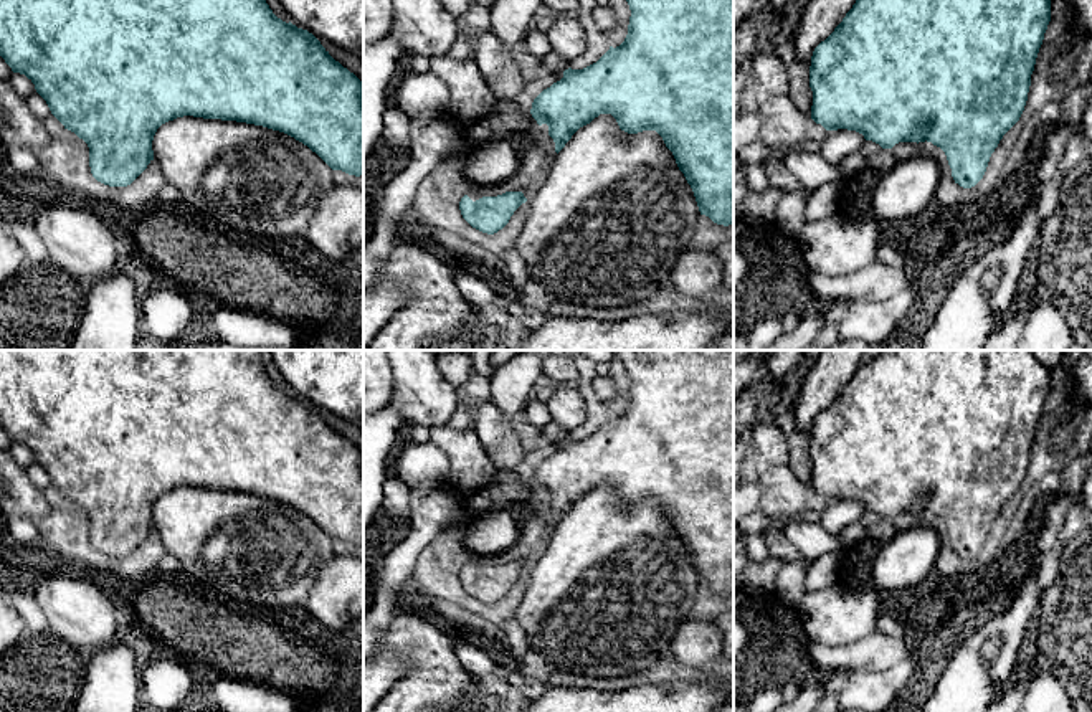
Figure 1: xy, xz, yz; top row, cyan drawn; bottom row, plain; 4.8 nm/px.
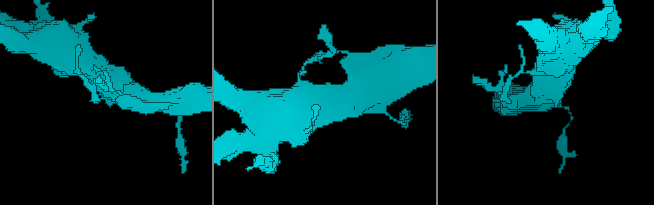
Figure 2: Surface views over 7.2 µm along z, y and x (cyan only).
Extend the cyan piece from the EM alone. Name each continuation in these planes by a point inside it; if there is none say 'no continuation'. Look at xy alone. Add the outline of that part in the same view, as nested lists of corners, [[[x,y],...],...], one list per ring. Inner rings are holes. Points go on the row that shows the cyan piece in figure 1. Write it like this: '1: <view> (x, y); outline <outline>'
no continuation

